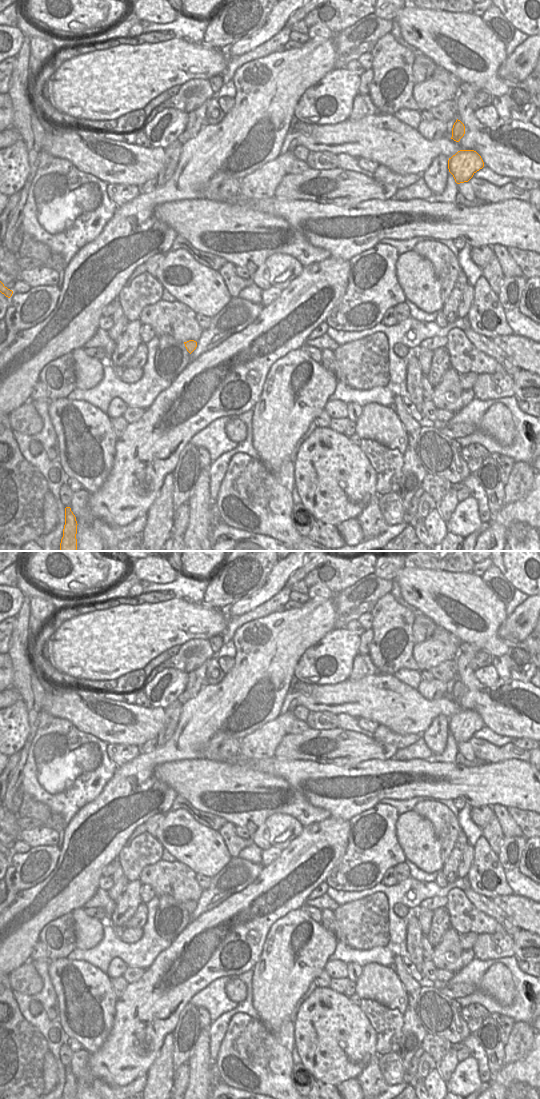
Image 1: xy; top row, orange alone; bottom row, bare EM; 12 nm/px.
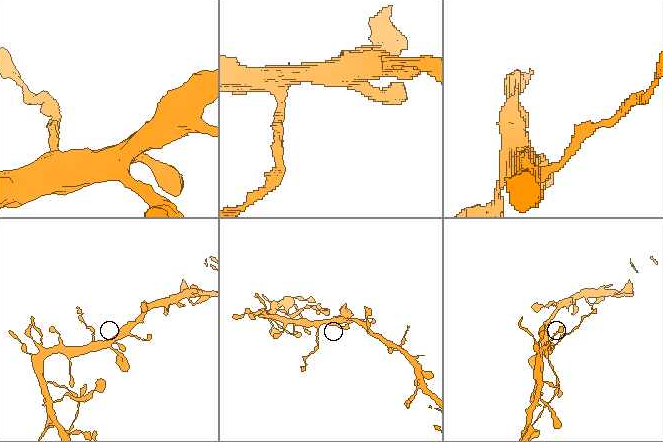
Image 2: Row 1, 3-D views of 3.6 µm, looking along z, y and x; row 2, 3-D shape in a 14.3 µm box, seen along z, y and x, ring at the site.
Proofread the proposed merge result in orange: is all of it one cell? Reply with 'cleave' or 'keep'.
keep

